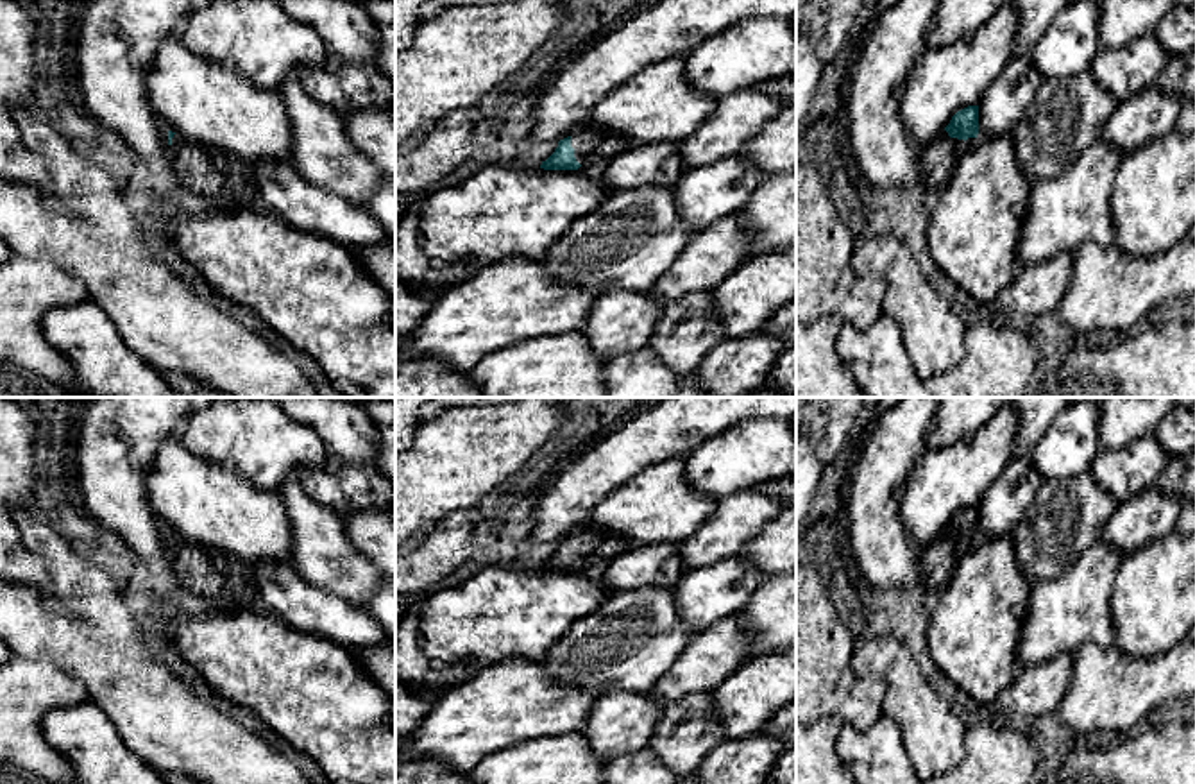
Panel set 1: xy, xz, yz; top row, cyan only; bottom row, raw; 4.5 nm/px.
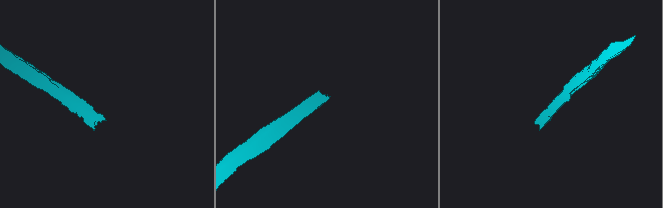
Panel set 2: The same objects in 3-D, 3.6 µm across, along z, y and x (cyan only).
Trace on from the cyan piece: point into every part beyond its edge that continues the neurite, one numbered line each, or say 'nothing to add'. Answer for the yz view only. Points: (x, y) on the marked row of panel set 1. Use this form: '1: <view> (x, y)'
1: yz (938, 160)

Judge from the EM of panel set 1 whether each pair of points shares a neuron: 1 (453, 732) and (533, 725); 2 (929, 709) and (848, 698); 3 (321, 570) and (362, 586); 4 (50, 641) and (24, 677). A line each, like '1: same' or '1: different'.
1: same
2: different
3: same
4: different

